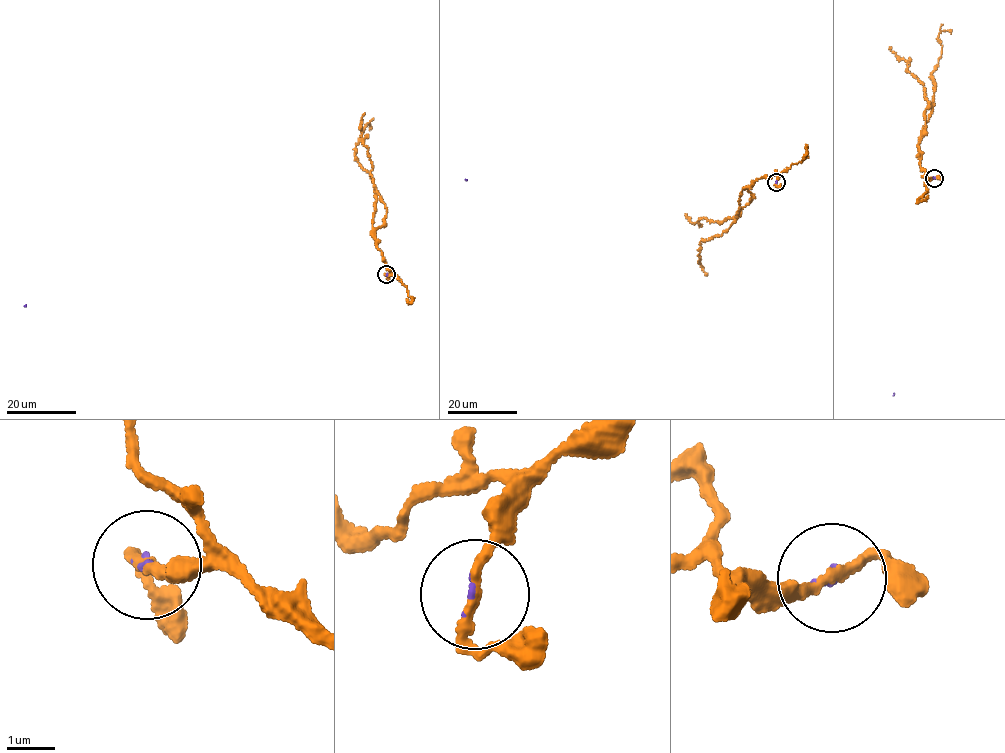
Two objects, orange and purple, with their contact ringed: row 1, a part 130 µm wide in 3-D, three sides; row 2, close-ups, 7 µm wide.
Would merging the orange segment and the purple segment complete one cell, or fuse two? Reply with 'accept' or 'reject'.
reject

